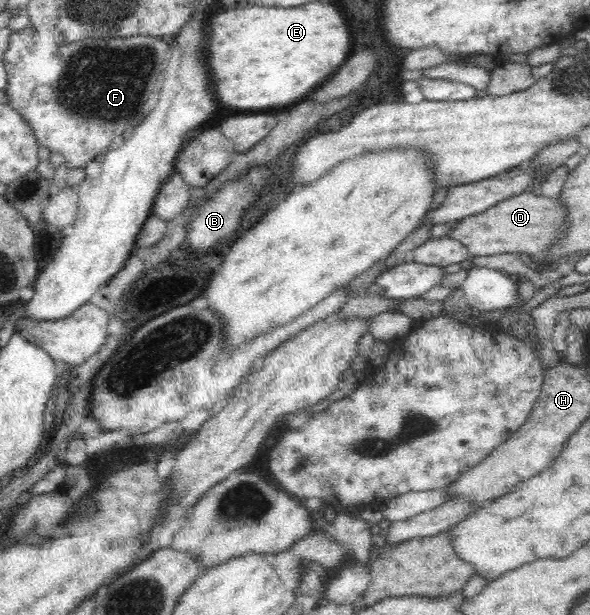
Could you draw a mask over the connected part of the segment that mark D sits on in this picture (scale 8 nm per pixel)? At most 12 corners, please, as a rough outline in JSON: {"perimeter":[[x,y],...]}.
{"perimeter":[[524,192],[457,221],[470,257],[547,253],[559,200]]}

